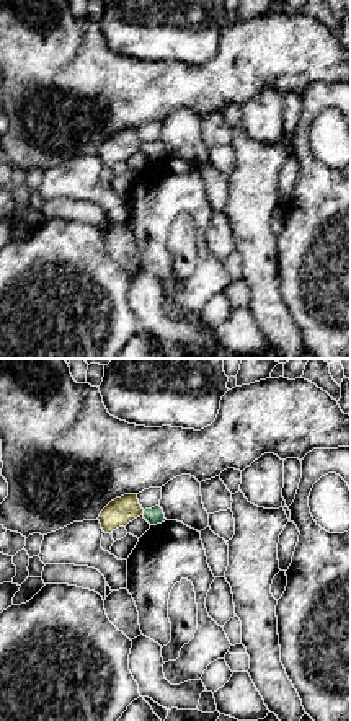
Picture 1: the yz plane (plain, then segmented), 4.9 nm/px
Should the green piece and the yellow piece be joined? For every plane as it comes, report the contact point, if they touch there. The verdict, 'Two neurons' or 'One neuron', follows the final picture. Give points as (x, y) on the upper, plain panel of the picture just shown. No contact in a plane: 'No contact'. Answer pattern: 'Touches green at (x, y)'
Touches green at (144, 147)

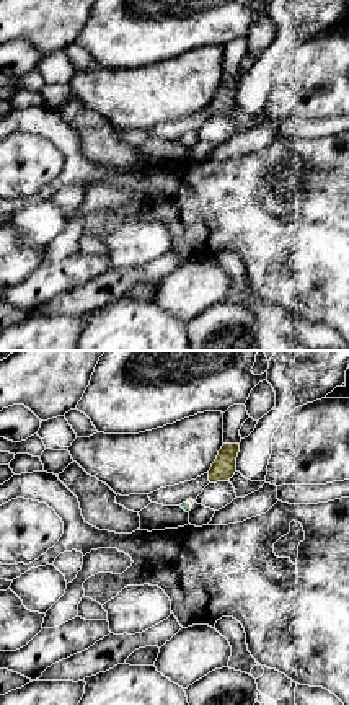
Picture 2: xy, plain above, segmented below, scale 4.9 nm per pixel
Touches green at (189, 139)

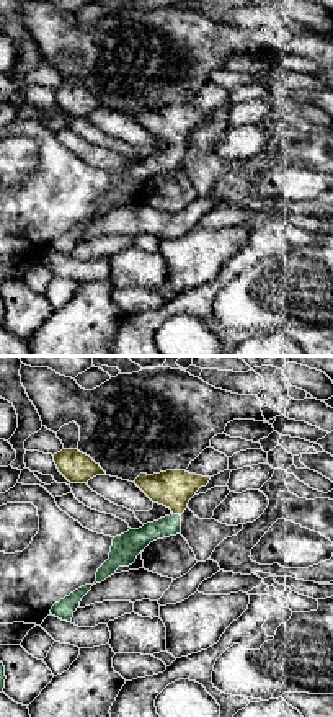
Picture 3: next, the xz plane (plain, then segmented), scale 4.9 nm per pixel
Touches green at (177, 149)

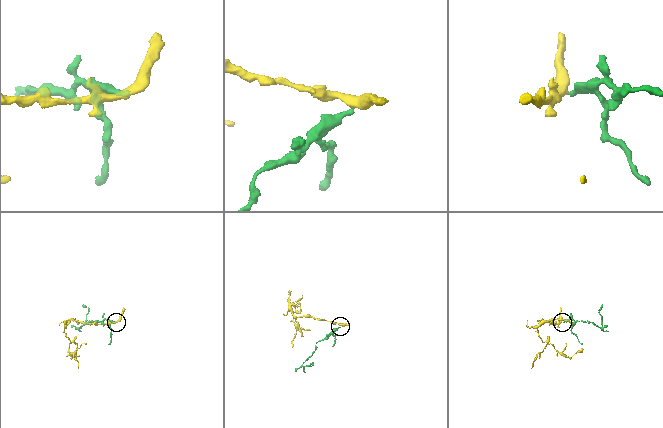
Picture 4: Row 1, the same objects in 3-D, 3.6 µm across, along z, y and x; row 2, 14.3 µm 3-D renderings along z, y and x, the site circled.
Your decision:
One neuron

